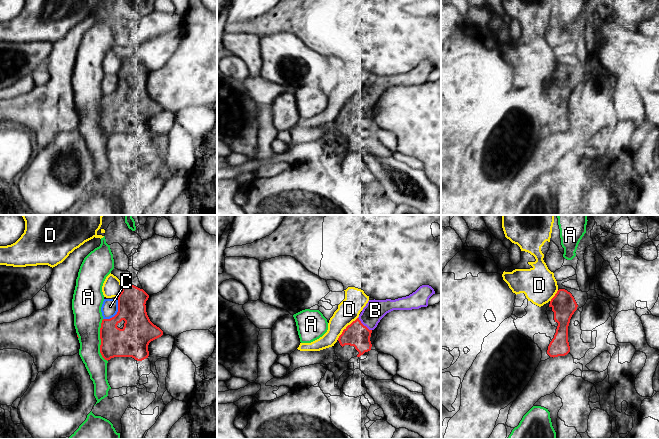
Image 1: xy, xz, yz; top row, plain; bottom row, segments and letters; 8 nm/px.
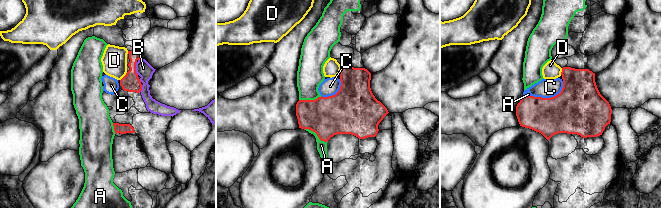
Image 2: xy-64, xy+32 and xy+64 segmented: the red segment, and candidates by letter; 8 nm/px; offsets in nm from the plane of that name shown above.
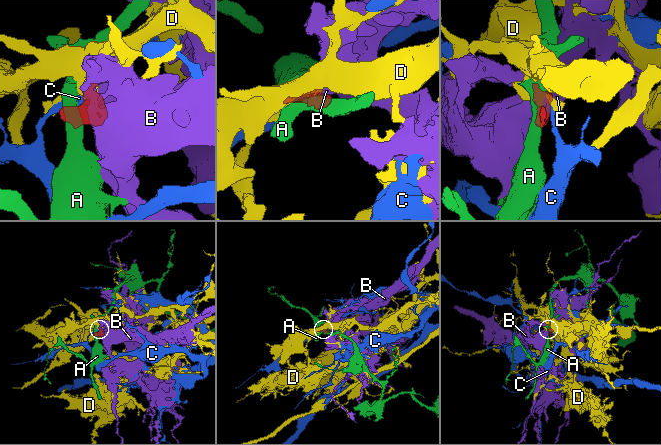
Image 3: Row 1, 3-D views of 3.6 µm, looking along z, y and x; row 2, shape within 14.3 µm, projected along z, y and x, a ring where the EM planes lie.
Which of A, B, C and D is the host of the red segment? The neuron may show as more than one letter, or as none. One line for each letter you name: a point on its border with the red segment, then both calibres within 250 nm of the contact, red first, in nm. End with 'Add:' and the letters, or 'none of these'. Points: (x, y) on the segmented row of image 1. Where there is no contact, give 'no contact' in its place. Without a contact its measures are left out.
B: meets red in xz at (363, 325); 190 nm thick on the red side, 170 nm on the other
Add: B

